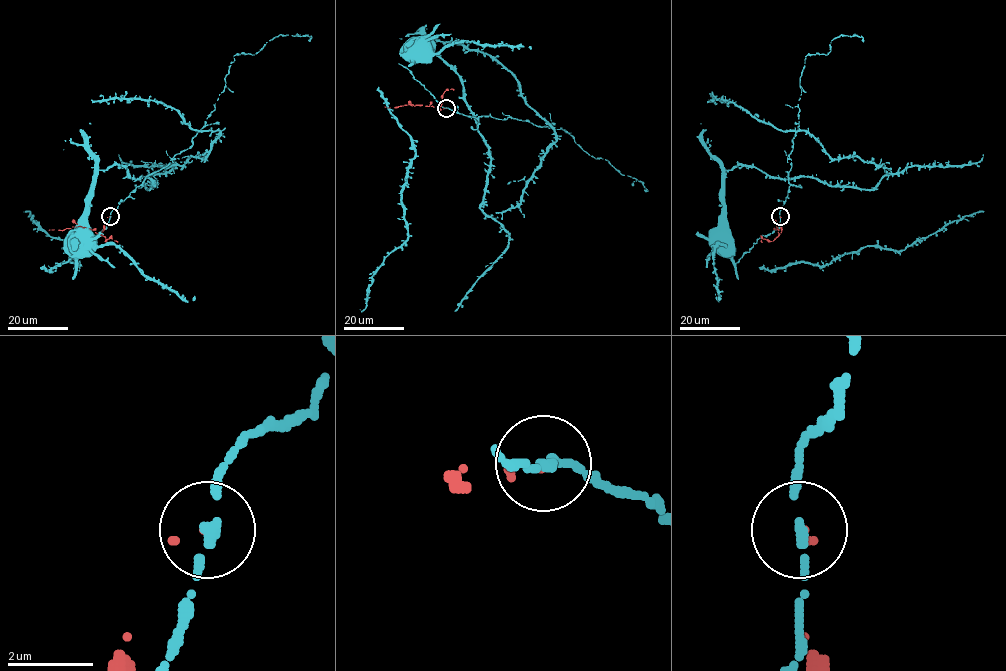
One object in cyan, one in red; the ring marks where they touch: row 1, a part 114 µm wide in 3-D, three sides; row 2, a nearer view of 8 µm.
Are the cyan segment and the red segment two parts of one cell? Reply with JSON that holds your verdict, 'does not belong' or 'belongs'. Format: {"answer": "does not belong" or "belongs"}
{"answer": "does not belong"}

